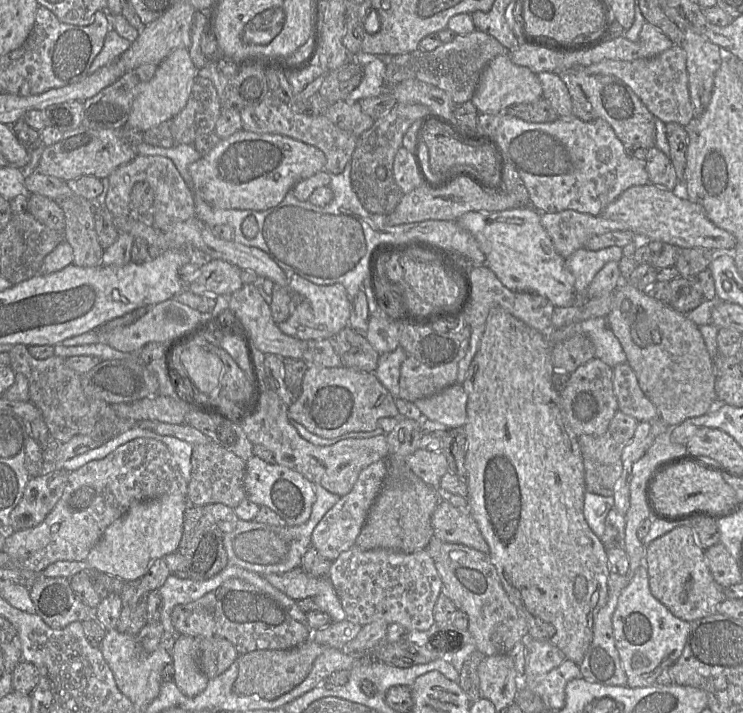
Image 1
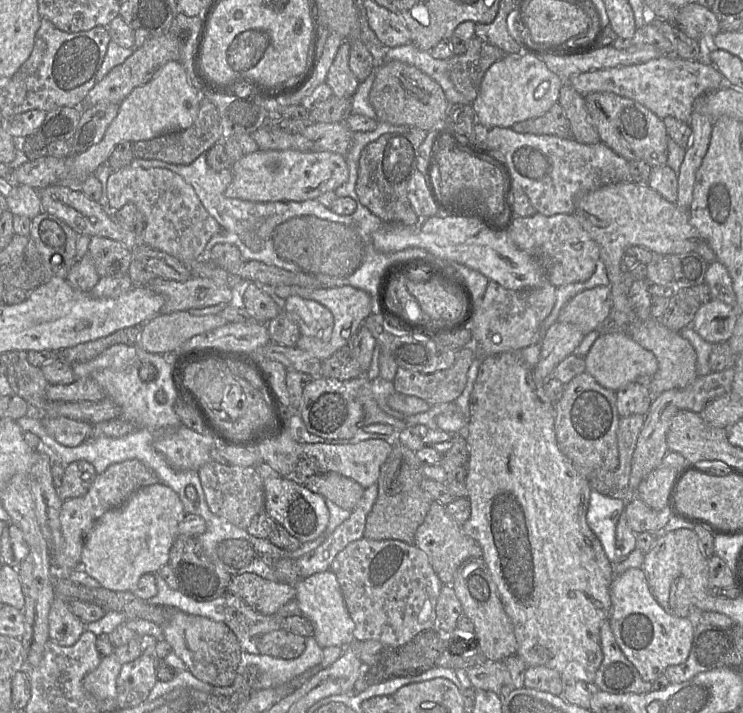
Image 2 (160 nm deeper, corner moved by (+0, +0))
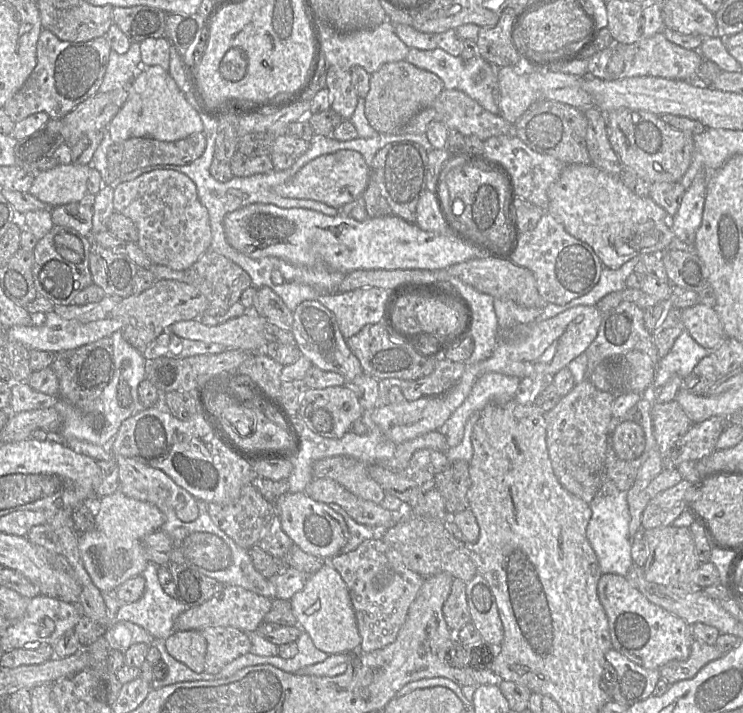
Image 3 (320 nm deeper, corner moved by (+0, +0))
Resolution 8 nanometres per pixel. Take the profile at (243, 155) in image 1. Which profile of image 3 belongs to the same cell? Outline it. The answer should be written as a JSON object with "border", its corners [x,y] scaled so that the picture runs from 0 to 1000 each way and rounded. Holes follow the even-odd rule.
{"border":[[[456,210],[417,226],[385,257],[370,262],[369,269],[381,278],[423,281],[458,293],[462,288],[487,275],[497,248],[498,234],[485,215],[474,210]]]}

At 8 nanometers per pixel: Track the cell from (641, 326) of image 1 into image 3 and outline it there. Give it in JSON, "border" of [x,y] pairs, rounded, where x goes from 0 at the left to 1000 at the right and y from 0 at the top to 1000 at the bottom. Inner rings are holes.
{"border":[[[762,231],[752,251],[736,268],[739,288],[735,299],[751,310],[771,332],[791,342],[813,374],[833,377],[856,359],[891,355],[910,332],[903,320],[903,304],[875,275],[860,276],[848,268],[832,247],[822,245],[799,231]]]}

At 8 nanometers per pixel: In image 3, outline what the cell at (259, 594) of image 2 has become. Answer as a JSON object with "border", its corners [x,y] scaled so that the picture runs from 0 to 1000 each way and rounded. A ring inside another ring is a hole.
{"border":[[[303,820],[299,829],[280,843],[252,854],[234,872],[234,885],[271,885],[277,879],[312,879],[328,888],[341,886],[354,872],[365,853],[366,840],[347,835],[323,822]]]}

